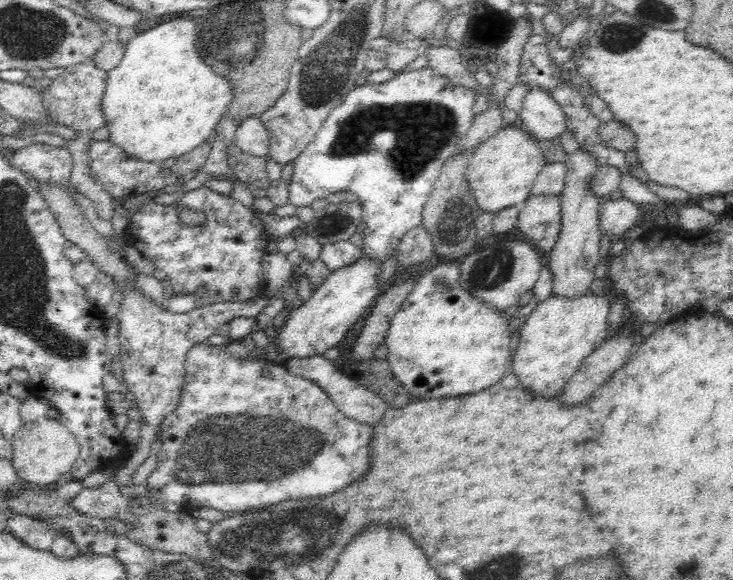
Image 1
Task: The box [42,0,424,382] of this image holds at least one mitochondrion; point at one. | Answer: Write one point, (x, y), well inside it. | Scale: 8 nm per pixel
(330, 66)

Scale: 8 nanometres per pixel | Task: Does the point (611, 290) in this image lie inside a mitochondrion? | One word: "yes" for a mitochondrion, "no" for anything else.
no

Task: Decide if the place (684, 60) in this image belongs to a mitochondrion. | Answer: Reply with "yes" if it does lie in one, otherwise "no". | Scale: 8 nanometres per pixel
no

